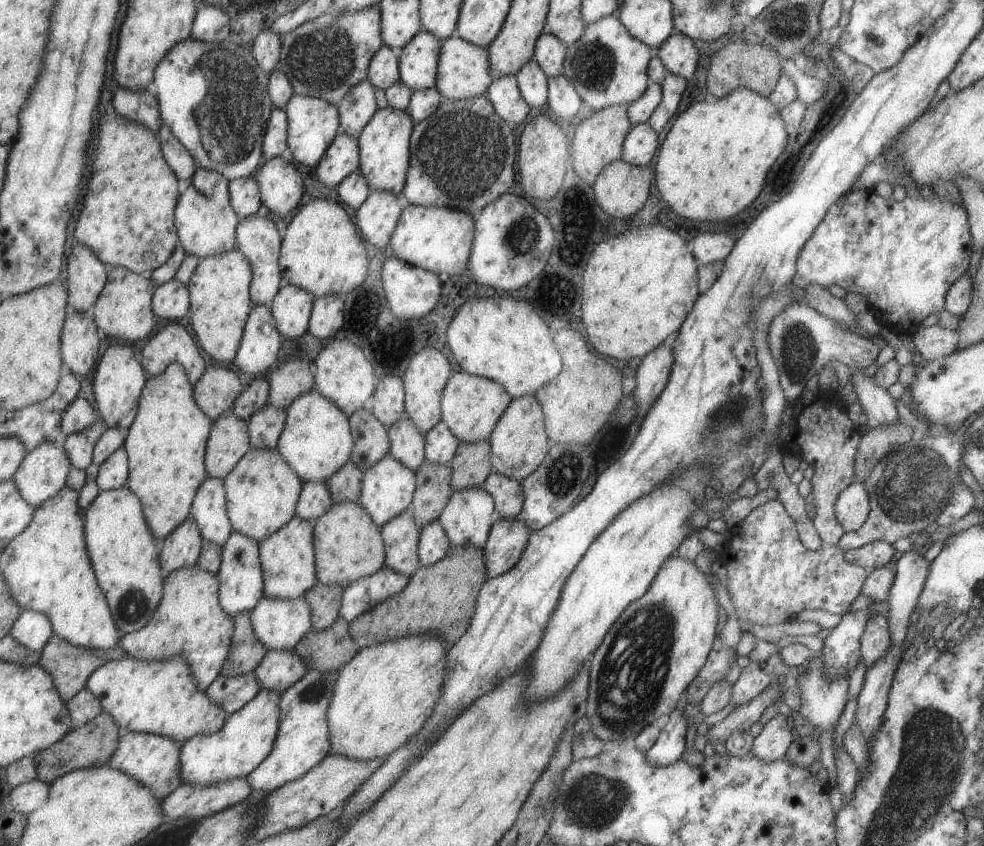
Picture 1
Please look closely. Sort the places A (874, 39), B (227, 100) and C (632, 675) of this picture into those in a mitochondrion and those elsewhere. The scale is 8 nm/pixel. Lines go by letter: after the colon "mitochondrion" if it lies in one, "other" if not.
A: mitochondrion
B: mitochondrion
C: mitochondrion

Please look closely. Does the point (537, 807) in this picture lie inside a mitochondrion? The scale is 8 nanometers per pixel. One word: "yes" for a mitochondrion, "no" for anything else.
yes

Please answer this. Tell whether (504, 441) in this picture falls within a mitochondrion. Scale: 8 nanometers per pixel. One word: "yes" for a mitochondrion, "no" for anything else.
no

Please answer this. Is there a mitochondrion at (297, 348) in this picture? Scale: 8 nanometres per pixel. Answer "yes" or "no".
no

